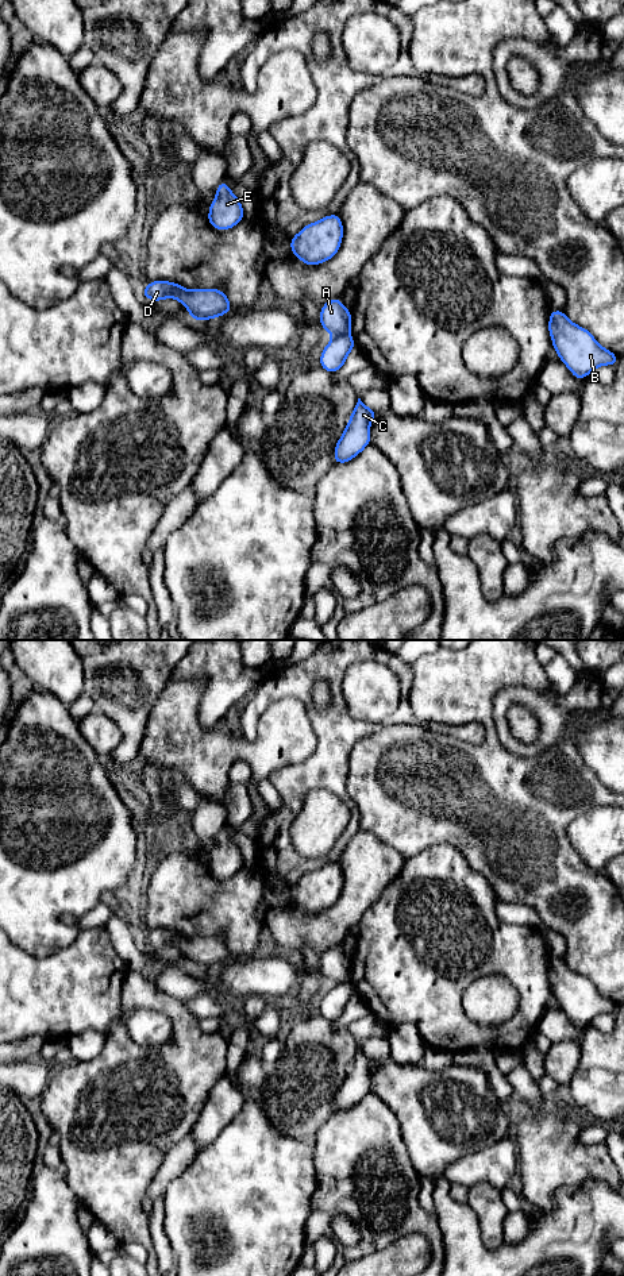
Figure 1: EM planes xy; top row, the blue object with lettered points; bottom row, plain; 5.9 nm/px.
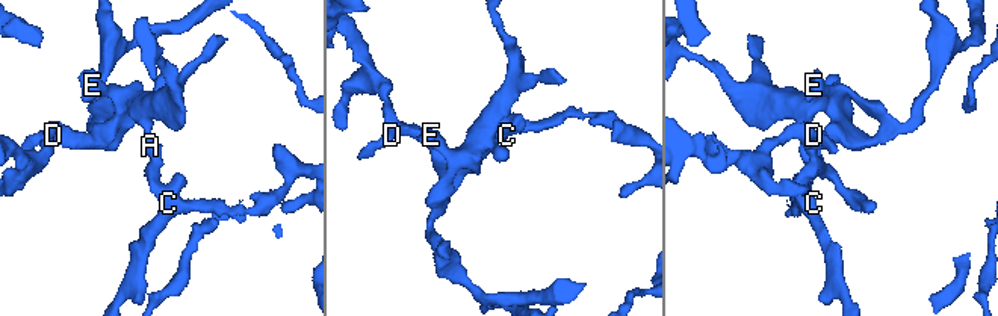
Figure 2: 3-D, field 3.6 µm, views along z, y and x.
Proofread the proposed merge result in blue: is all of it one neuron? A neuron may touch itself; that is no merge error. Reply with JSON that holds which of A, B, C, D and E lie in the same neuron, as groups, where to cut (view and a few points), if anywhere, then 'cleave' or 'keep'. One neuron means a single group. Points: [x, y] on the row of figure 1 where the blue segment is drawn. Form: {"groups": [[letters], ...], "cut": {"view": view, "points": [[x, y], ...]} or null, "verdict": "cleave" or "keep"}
{"groups": [["A", "D", "E"], ["B", "C"]], "cut": {"view": "xy", "points": [[349, 332], [334, 338]]}, "verdict": "cleave"}

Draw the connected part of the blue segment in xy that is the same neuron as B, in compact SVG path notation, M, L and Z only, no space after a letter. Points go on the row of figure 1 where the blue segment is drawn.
M551 311L548 331L552 347L577 379L604 365L615 366L619 358L601 347L585 328L567 319L563 311Z

